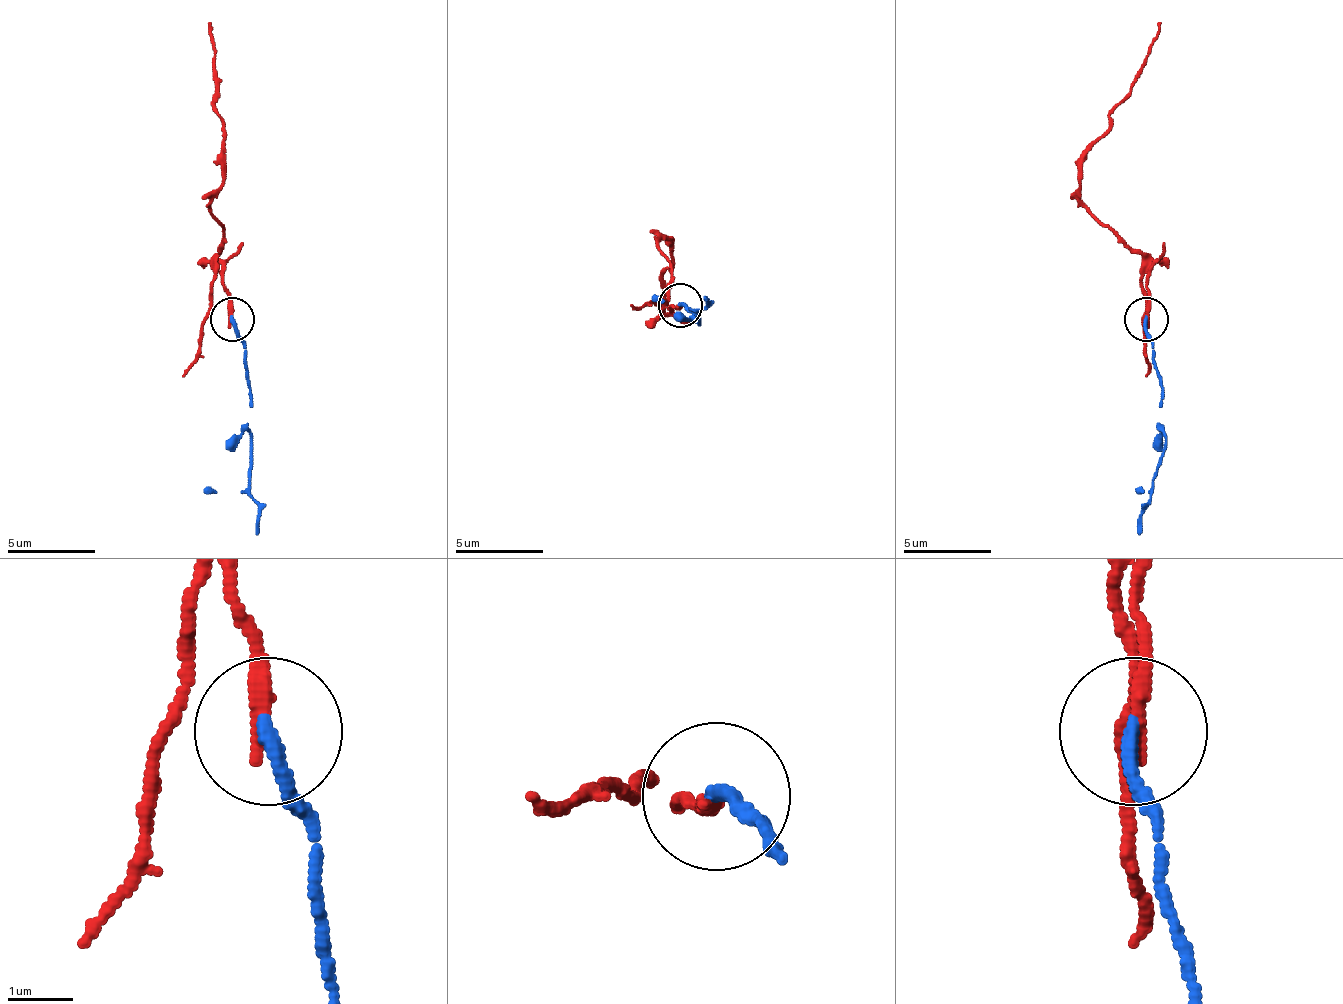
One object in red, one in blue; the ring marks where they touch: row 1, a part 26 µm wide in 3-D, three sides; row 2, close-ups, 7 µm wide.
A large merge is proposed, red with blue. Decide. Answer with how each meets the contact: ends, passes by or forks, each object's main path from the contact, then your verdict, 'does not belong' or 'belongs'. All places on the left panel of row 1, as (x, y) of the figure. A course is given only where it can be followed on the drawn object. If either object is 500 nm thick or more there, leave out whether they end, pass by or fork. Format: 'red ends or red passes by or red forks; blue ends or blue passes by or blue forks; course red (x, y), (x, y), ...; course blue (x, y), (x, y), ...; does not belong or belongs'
red ends; blue ends; course red (231, 320), (218, 259), (222, 224), (209, 206), (218, 197), (222, 158), (222, 127), (214, 101), (209, 21); course blue (231, 320), (249, 373), (249, 448), (258, 536); does not belong

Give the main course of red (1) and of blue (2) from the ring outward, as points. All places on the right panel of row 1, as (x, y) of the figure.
1: (1149, 320), (1140, 259), (1079, 197), (1079, 158), (1110, 127), (1118, 101), (1162, 21)
2: (1145, 320), (1158, 373), (1158, 430), (1167, 448), (1140, 536)

